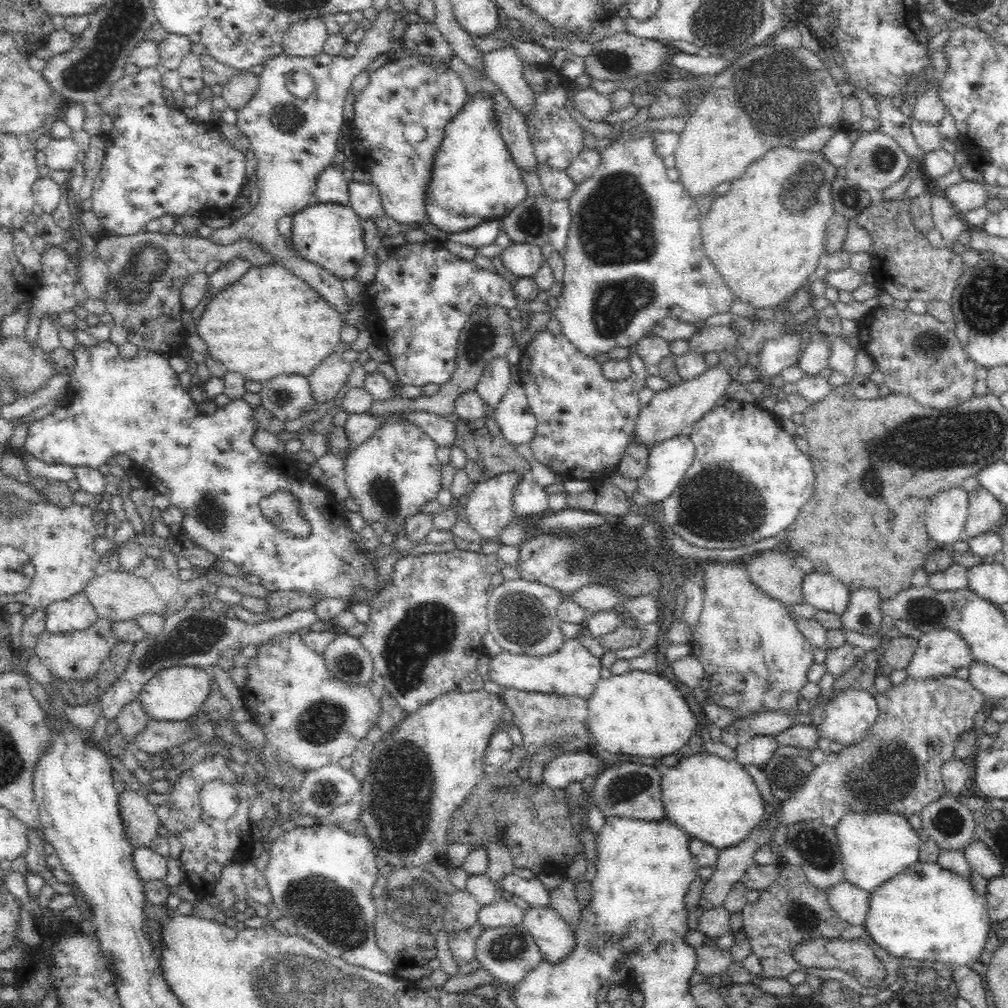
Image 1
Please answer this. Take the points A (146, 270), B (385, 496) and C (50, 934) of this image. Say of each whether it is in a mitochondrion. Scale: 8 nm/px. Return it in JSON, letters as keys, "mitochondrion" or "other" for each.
{"A":"mitochondrion","B":"mitochondrion","C":"other"}

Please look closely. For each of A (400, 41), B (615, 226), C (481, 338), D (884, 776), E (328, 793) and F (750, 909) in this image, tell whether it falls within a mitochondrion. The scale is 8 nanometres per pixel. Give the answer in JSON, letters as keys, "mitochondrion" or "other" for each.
{"A":"other","B":"mitochondrion","C":"mitochondrion","D":"mitochondrion","E":"mitochondrion","F":"other"}

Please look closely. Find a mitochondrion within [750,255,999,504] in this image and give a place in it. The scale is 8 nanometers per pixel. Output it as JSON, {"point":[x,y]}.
{"point":[925,341]}

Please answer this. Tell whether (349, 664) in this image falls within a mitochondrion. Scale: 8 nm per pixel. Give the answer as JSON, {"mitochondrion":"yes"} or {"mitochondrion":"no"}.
{"mitochondrion":"yes"}

